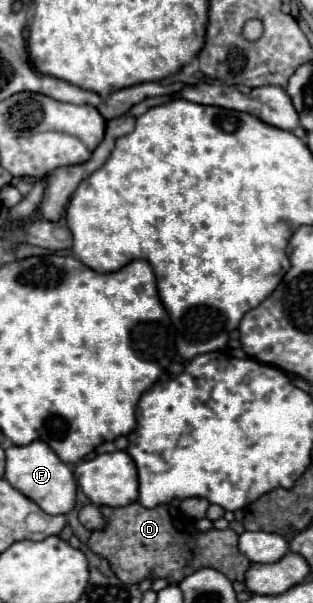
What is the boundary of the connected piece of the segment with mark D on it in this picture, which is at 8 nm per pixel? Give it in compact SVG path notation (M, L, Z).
M133 502L123 508L103 506L101 512L107 518L107 528L91 532L89 548L105 556L119 580L125 584L139 584L145 578L167 578L171 582L181 582L187 574L197 572L199 568L215 568L223 572L231 582L241 582L251 564L237 550L237 532L231 528L223 530L221 546L219 542L211 542L215 532L203 534L195 530L195 538L191 538L189 528L181 526L181 518L171 506L161 504L157 508L143 508L139 502Z

